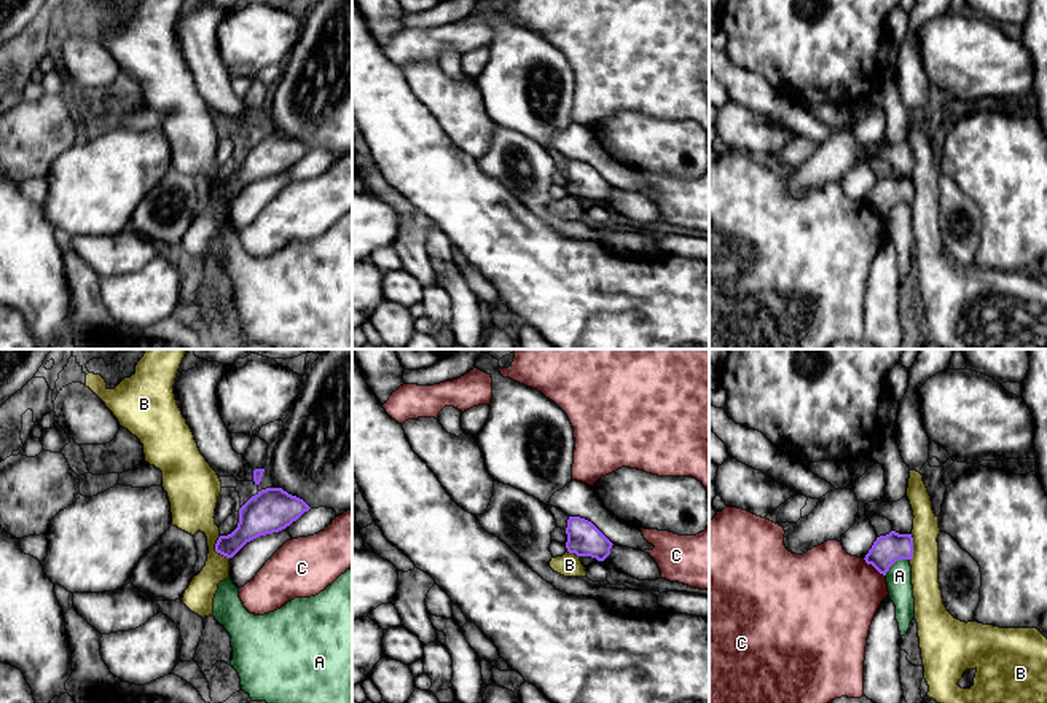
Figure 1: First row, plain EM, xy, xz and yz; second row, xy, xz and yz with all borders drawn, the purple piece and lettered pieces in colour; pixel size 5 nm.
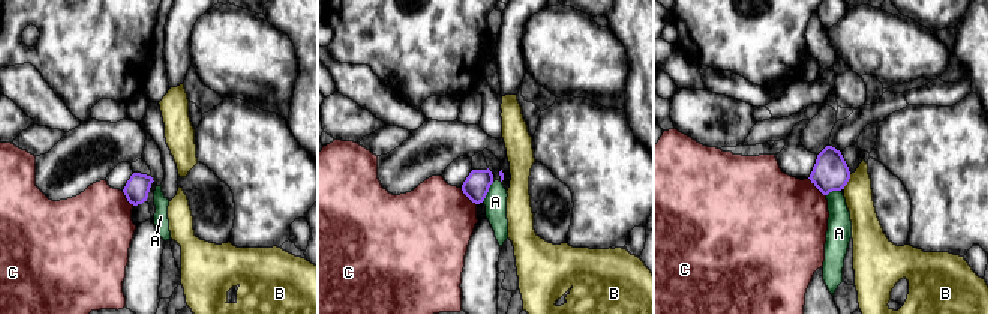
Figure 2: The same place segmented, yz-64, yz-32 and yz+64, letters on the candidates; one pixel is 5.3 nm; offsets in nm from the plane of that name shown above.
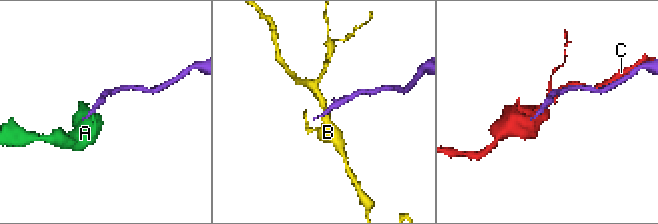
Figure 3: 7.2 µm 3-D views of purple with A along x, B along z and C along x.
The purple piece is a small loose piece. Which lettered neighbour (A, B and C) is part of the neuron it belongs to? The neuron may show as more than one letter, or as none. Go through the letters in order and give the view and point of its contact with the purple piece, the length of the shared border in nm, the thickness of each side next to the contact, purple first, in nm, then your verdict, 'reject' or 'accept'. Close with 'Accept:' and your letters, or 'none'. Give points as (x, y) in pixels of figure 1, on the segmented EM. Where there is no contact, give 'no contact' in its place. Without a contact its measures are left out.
A: contact yz (896, 560); length 150 nm; calibres 150 and 130 nm; reject
B: contact xy (215, 550); length 130 nm; calibres 160 and 220 nm; reject
C: contact yz (874, 566); length 150 nm; calibres 150 and 440 nm; reject
Accept: none

